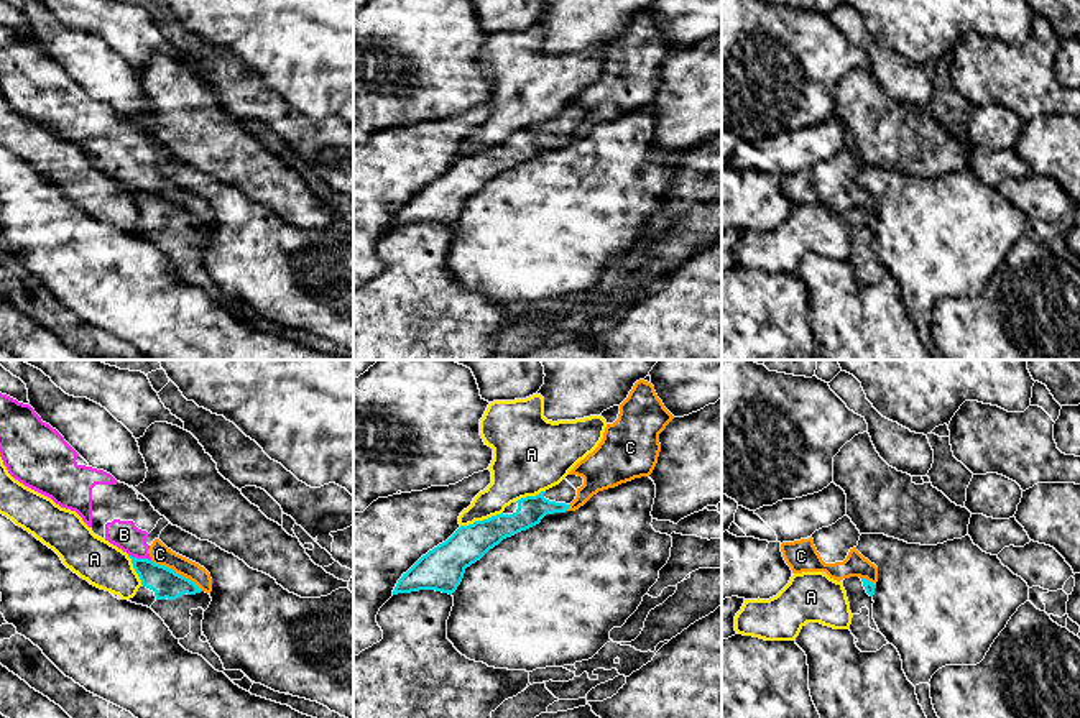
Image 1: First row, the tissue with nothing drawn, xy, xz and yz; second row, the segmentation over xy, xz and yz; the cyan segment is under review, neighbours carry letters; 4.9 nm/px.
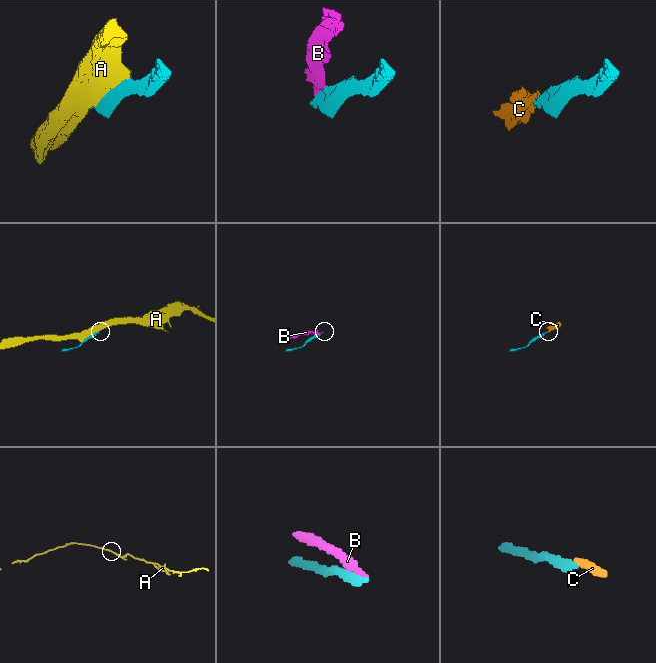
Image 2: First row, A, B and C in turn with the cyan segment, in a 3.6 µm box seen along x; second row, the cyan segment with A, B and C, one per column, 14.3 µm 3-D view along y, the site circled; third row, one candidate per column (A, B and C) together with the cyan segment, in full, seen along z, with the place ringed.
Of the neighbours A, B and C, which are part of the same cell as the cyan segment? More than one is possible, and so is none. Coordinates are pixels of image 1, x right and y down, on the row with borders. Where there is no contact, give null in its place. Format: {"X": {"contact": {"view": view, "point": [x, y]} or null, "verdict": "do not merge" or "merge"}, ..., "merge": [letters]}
{"A": {"contact": {"view": "xz", "point": [480, 521]}, "verdict": "do not merge"}, "B": {"contact": {"view": "xy", "point": [140, 559]}, "verdict": "do not merge"}, "C": {"contact": {"view": "xy", "point": [188, 579]}, "verdict": "do not merge"}, "merge": []}

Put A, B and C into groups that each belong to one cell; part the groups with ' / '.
A / B C

